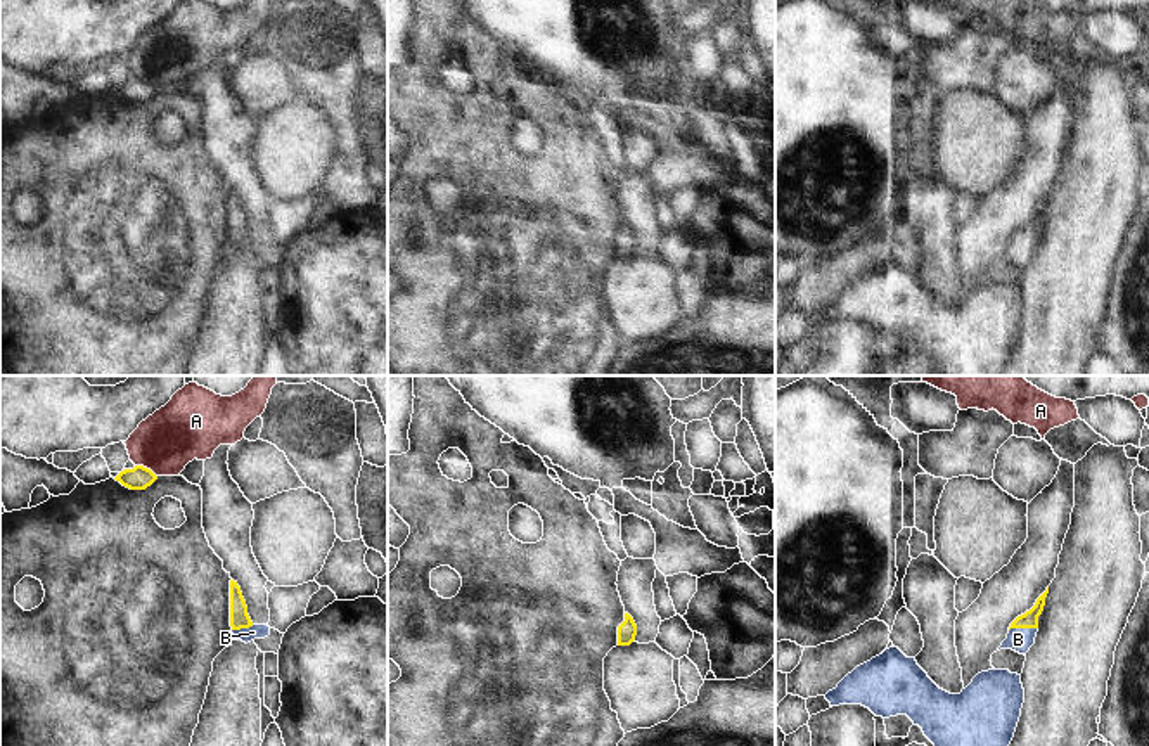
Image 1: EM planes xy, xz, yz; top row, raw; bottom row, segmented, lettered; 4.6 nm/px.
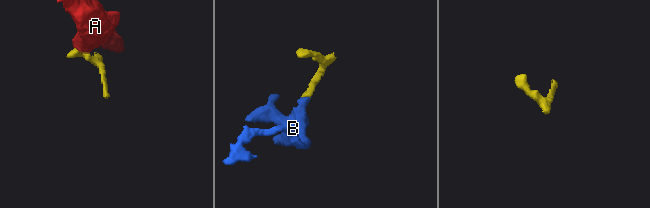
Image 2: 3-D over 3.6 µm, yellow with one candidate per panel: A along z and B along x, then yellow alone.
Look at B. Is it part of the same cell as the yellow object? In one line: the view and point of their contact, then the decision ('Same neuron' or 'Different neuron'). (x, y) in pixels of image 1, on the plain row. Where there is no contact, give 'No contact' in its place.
Touches yellow at yz (1023, 239). Same neuron

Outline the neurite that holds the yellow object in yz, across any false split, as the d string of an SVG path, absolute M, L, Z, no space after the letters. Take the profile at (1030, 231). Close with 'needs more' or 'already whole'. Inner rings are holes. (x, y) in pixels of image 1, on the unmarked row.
M1047 203L1037 211L1035 218L1024 227L1017 228L1011 239L1007 251L1002 254L1000 261L1012 261L1019 267L1026 267L1030 260L1035 256L1035 249L1038 244L1038 228L1043 223Z; needs more

